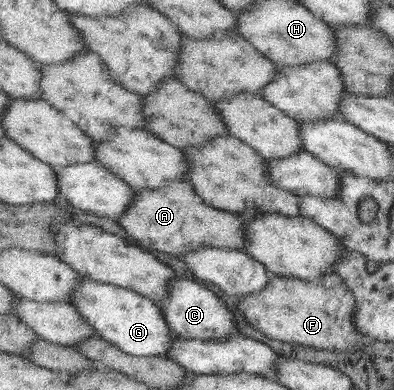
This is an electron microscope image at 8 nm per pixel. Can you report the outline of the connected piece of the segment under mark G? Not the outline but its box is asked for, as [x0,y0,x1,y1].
[71,278,178,357]

